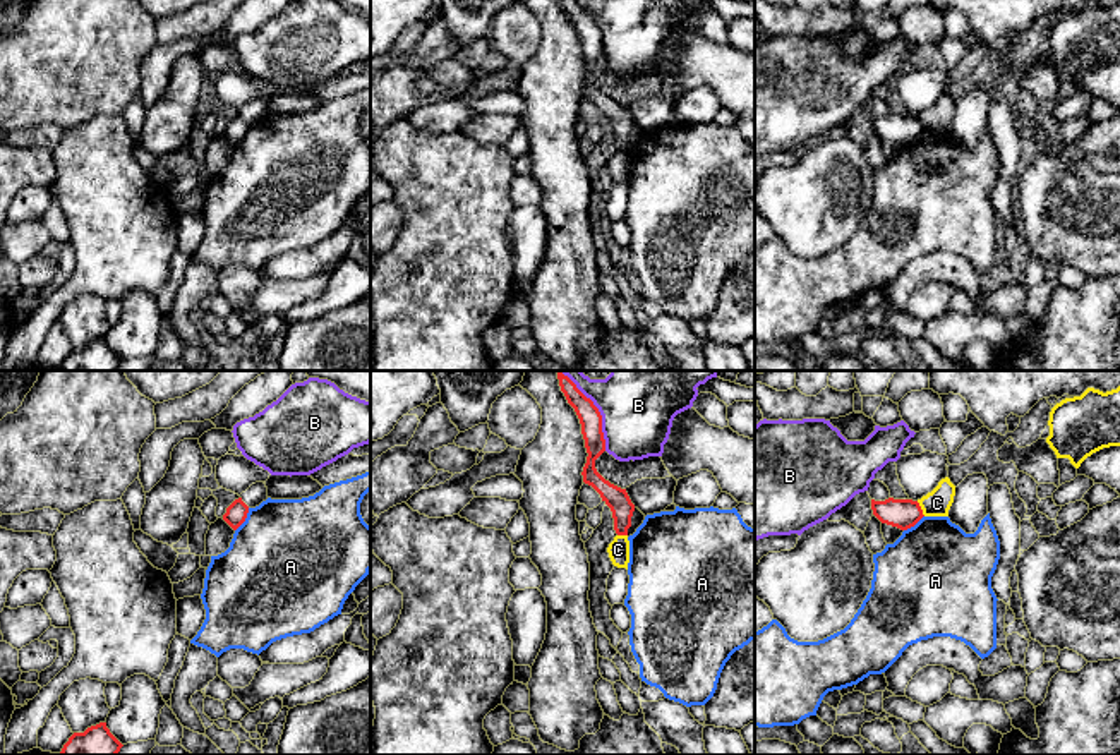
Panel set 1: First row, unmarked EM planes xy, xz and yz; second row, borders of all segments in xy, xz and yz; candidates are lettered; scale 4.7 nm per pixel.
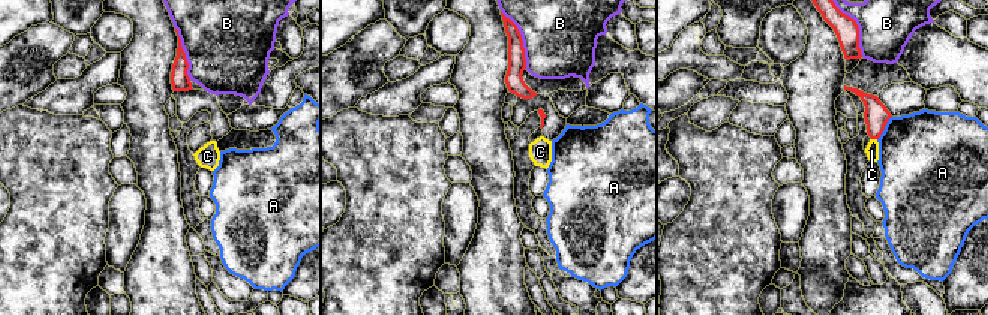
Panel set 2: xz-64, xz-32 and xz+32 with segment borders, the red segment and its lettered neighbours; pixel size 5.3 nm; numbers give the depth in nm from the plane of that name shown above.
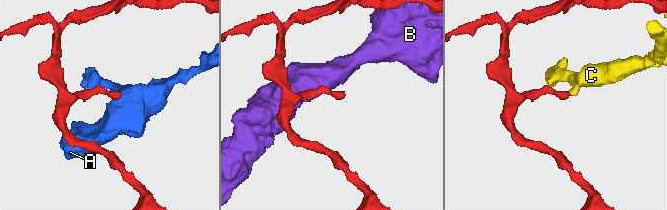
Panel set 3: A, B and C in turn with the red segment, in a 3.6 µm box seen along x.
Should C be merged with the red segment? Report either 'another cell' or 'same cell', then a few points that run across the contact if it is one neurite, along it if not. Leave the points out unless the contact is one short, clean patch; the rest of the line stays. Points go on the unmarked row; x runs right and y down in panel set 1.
another cell | yz (916, 117), (925, 131)

